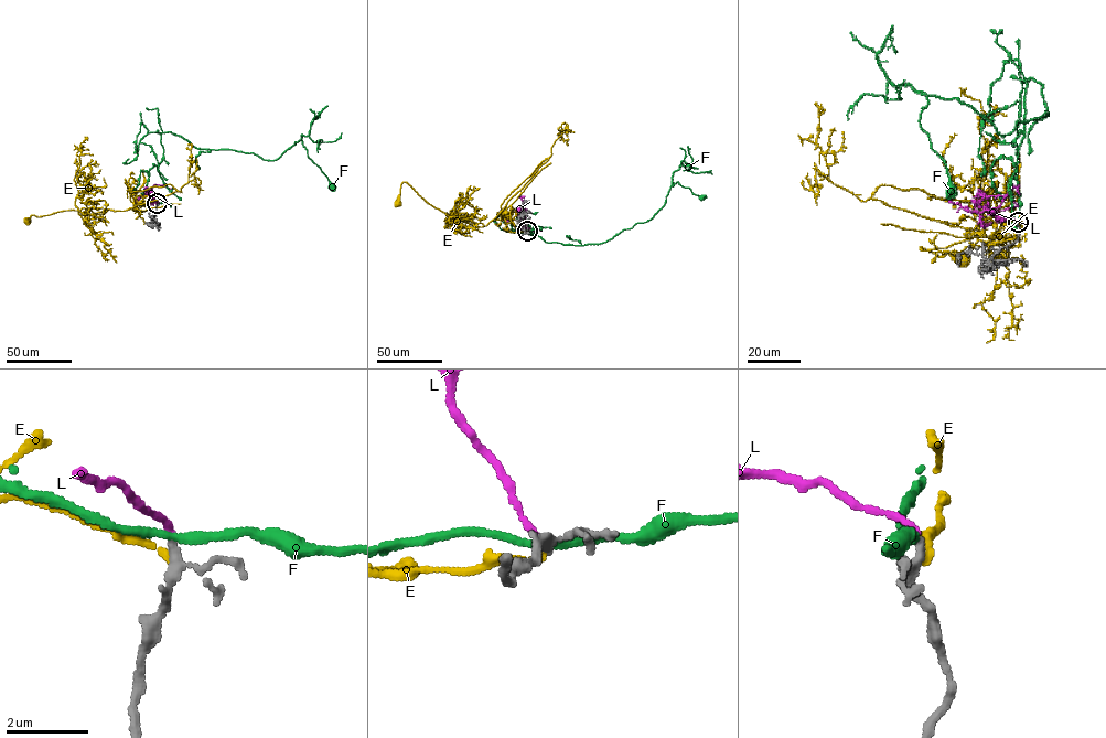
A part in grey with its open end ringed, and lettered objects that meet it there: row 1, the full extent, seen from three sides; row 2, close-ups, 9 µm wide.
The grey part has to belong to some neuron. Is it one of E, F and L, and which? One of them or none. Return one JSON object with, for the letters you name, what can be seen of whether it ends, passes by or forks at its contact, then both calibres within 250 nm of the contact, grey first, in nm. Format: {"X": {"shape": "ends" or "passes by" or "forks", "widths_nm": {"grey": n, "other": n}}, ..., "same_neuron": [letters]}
{"L": {"shape": "ends", "widths_nm": {"grey": 190, "other": 150}}, "same_neuron": ["L"]}

